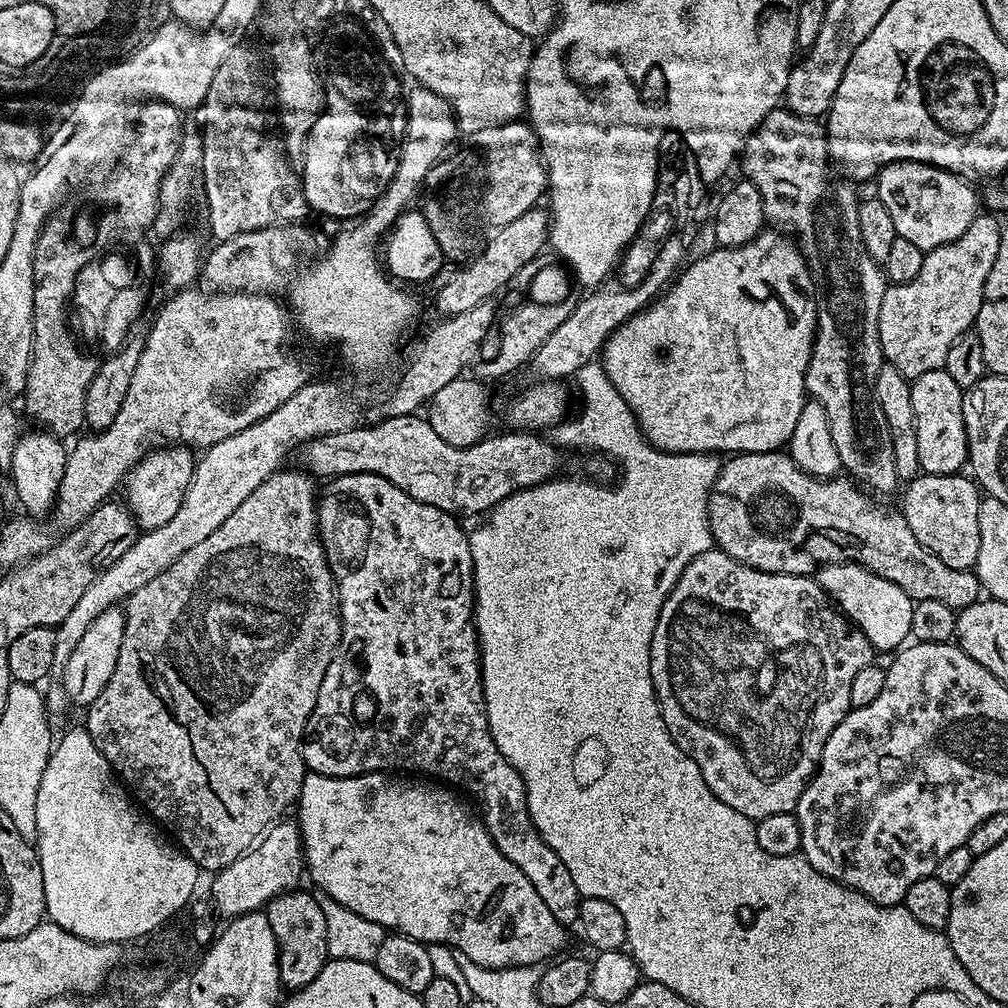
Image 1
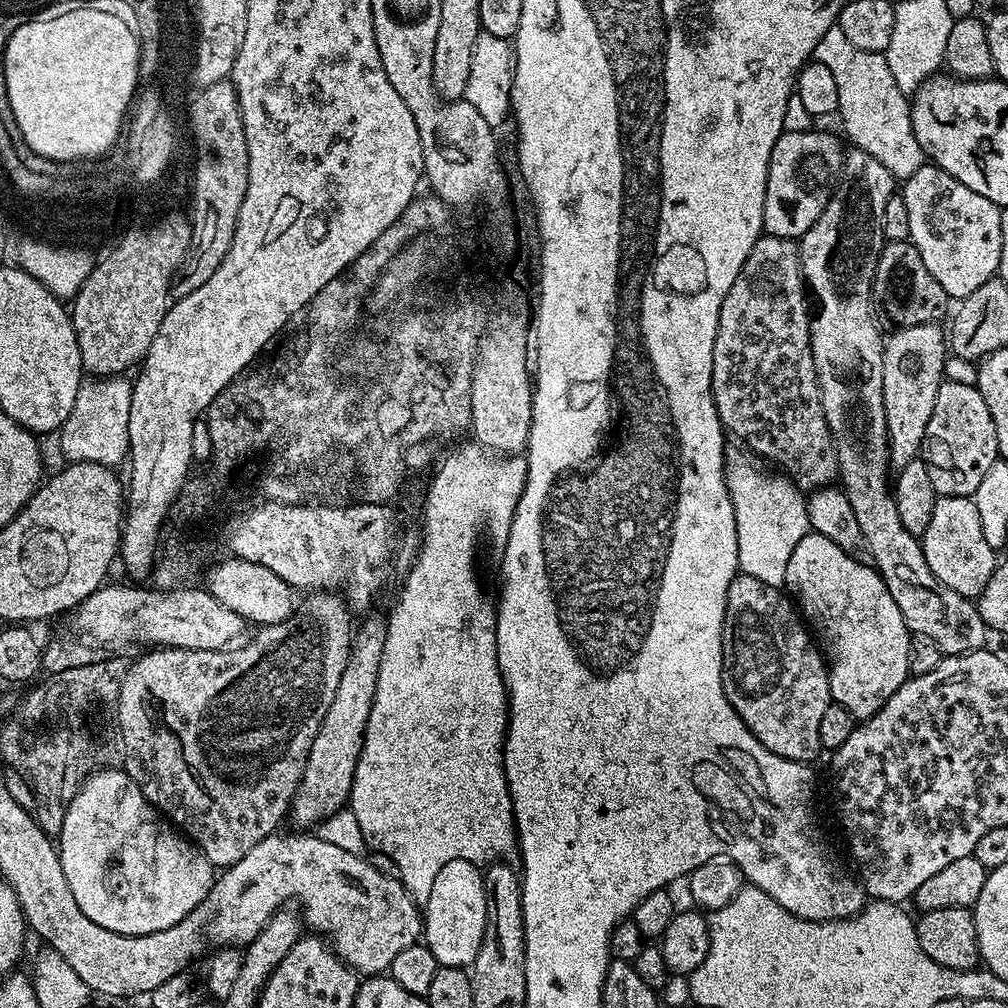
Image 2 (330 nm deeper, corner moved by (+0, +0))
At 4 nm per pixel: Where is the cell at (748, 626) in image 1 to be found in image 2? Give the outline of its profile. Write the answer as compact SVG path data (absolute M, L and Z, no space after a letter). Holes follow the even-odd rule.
M737 575L736 579L730 582L726 594L724 625L720 631L720 637L724 643L724 668L720 672L722 674L724 697L728 699L730 706L738 714L738 718L742 718L744 725L754 734L754 738L758 738L758 742L762 742L766 751L773 752L784 760L812 762L816 755L821 755L819 730L822 727L822 716L826 714L826 706L833 703L830 682L828 681L828 664L818 647L817 641L814 639L813 633L810 631L809 625L802 619L797 605L777 585L767 584L753 576Z

